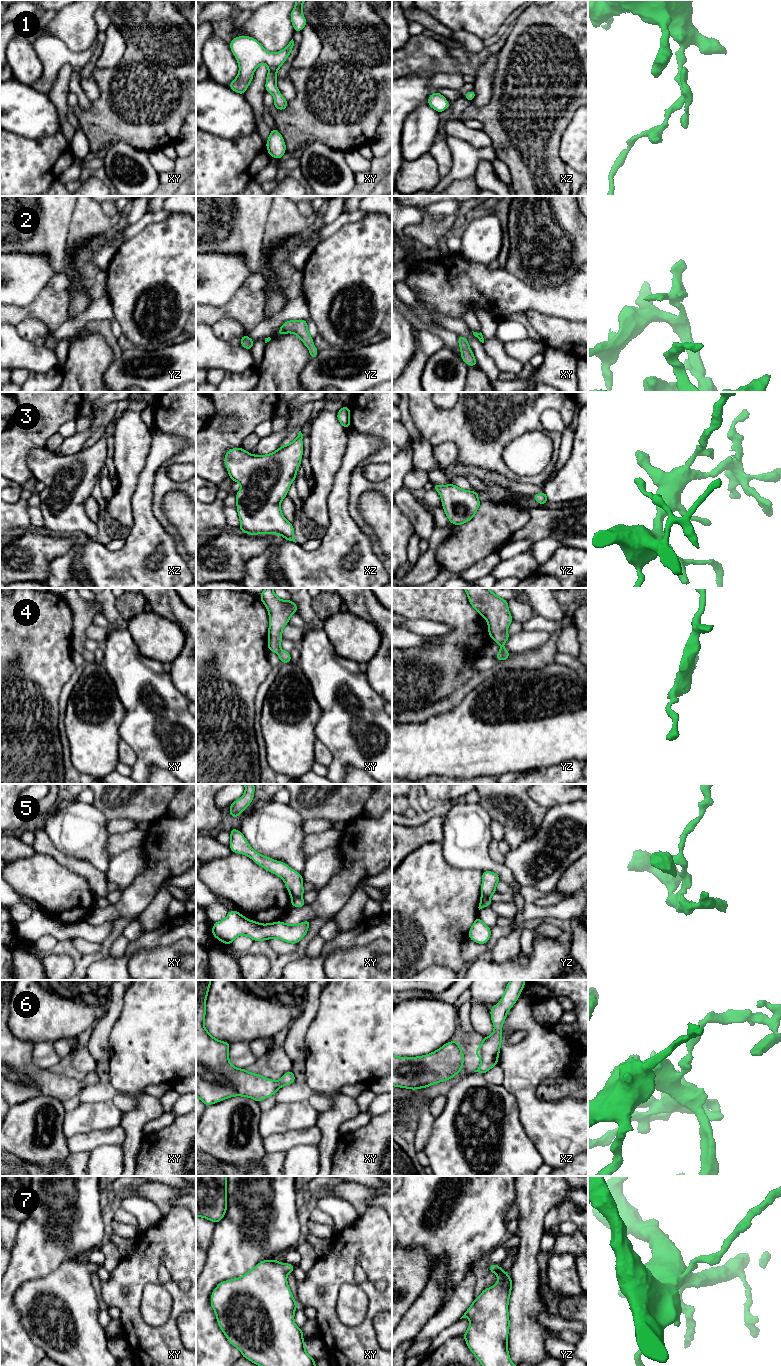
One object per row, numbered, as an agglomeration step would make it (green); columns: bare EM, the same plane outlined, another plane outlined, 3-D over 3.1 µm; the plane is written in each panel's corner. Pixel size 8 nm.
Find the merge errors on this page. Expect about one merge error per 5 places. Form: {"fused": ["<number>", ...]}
{"fused": ["5"]}

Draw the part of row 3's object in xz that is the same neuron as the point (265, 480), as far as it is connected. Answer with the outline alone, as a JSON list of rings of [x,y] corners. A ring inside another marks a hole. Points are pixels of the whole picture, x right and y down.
[[[299,431],[294,441],[287,445],[282,445],[276,451],[267,455],[252,455],[242,447],[232,448],[226,452],[224,461],[229,477],[234,482],[241,484],[241,489],[236,493],[236,508],[240,519],[240,531],[249,535],[259,535],[260,533],[282,535],[285,540],[296,543],[294,539],[294,527],[283,516],[280,503],[287,496],[290,485],[297,476],[297,469],[301,465],[303,455],[302,439],[303,434]]]

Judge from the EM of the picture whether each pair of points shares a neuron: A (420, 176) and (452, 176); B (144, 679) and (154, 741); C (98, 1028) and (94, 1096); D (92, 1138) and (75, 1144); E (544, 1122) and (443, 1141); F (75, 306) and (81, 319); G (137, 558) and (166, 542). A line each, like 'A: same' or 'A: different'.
A: different
B: same
C: same
D: same
E: different
F: different
G: same

